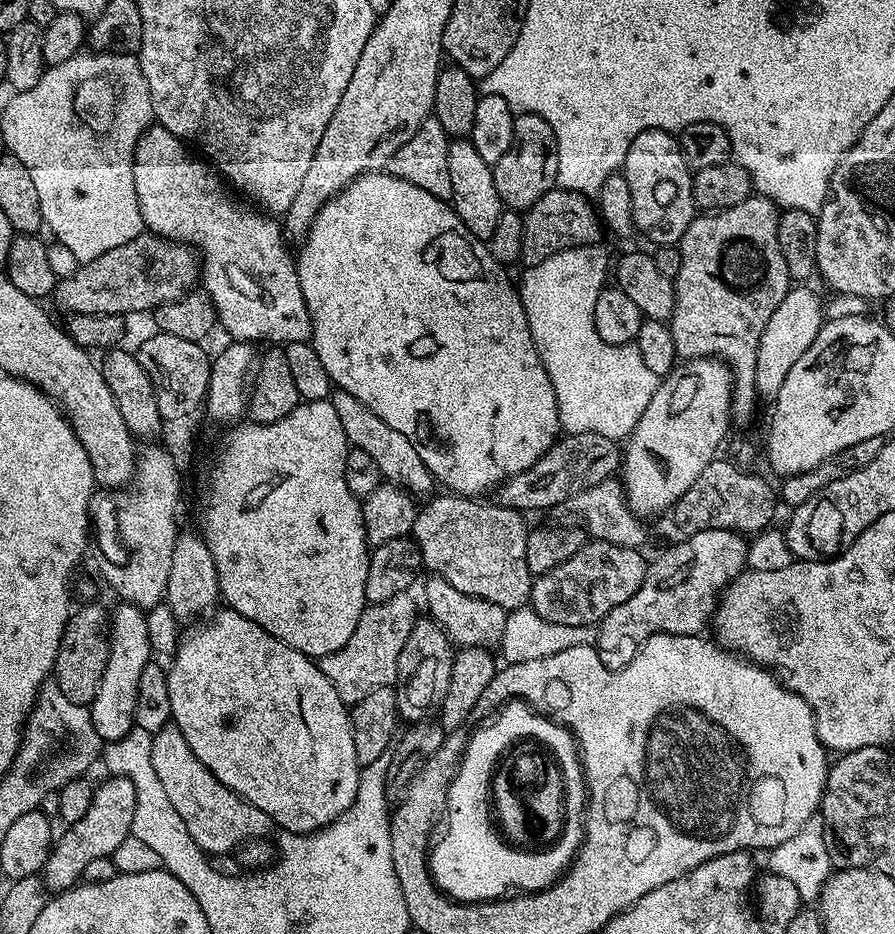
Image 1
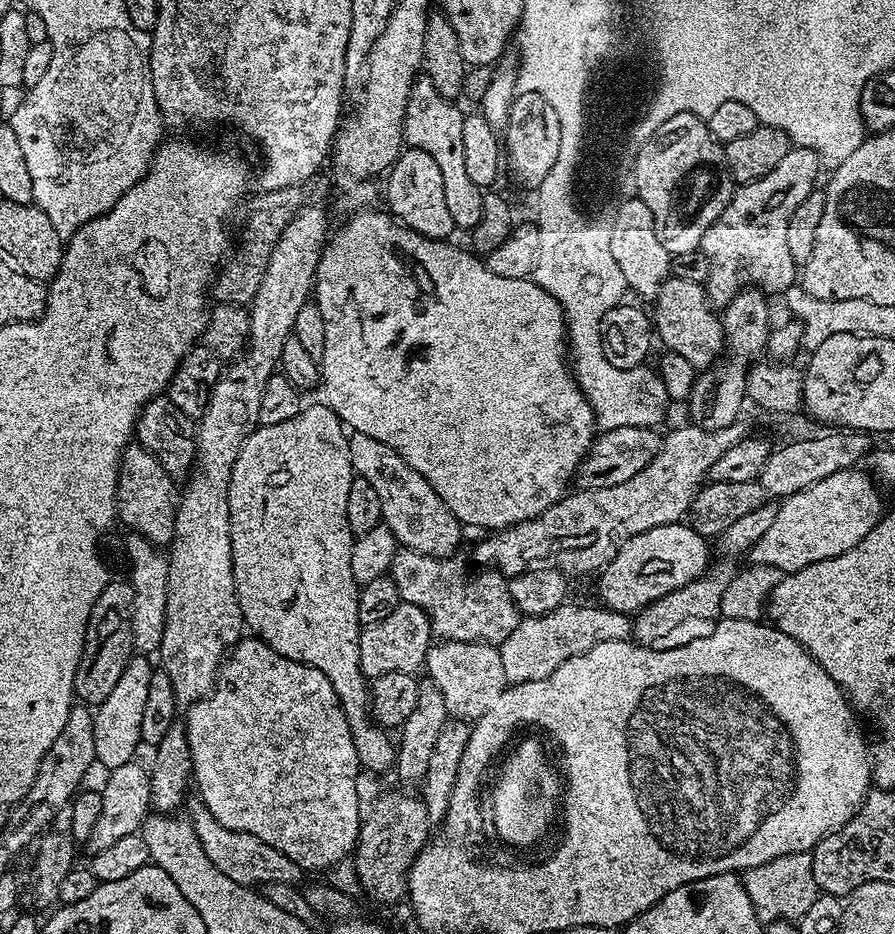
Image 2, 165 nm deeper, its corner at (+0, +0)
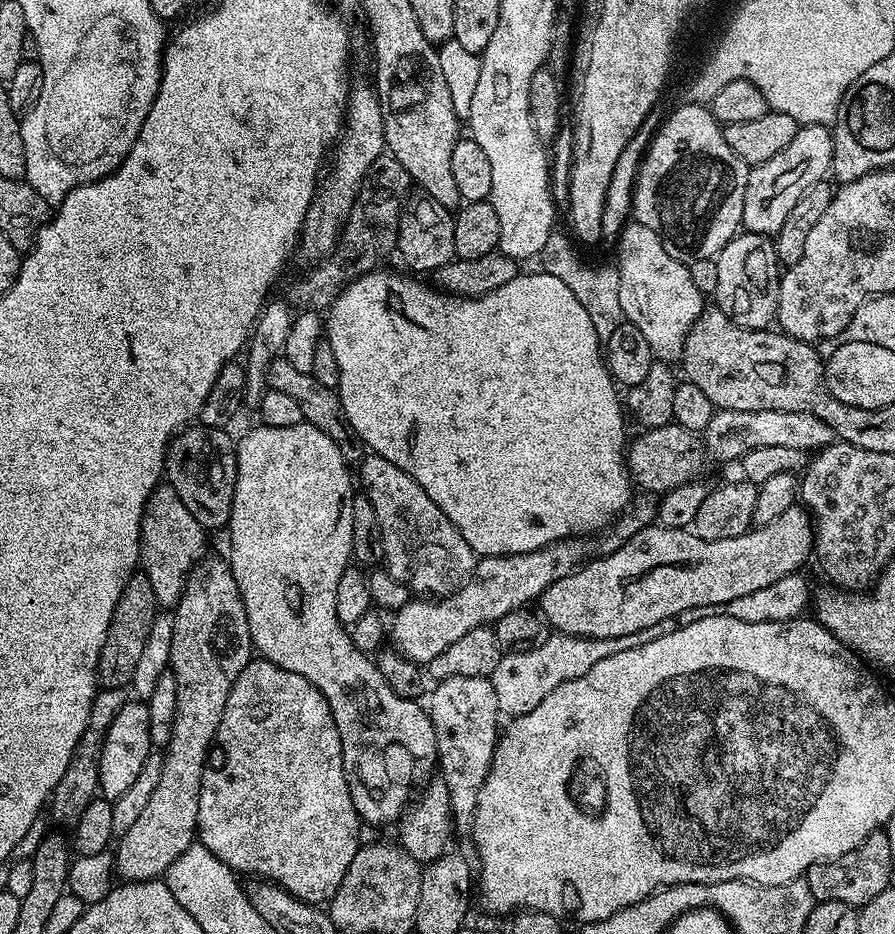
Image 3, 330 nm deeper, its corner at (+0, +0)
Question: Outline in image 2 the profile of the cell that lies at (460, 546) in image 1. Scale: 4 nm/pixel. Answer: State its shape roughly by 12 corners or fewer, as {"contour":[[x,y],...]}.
{"contour":[[397,547],[401,601],[437,641],[499,645],[522,619],[508,580]]}

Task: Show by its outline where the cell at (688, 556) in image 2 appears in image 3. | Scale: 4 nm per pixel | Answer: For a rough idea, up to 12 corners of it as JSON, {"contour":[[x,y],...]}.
{"contour":[[807,508],[738,538],[649,526],[540,595],[609,640],[745,598],[814,552]]}

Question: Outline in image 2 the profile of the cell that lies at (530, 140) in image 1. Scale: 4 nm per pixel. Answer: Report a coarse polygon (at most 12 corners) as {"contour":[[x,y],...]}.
{"contour":[[542,94],[512,97],[507,167],[535,190],[558,162],[562,130]]}

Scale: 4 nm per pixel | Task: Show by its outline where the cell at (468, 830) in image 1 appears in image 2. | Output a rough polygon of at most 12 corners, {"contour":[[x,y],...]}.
{"contour":[[534,738],[514,744],[492,786],[502,841],[549,832],[564,780]]}

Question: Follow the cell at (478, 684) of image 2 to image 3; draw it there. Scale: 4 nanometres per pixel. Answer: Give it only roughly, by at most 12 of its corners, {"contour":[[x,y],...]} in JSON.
{"contour":[[451,676],[426,708],[455,827],[471,829],[498,747],[498,694]]}

